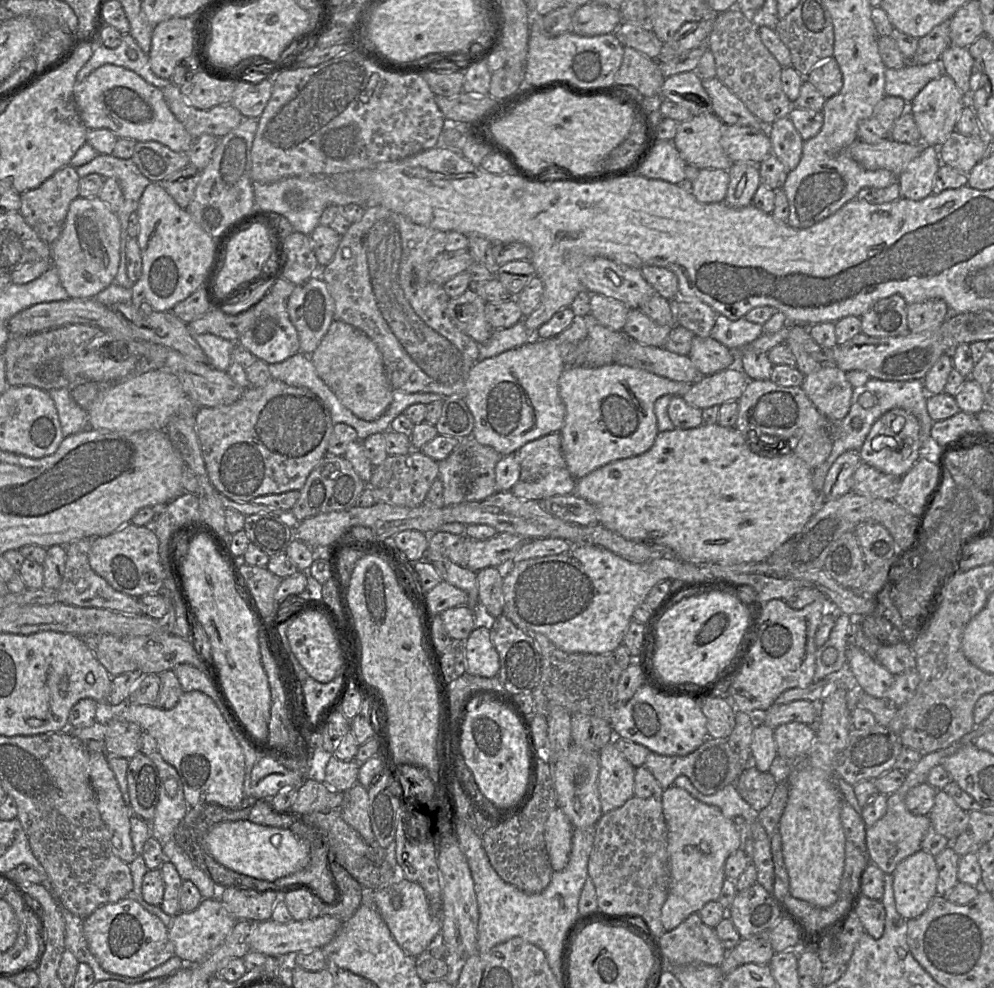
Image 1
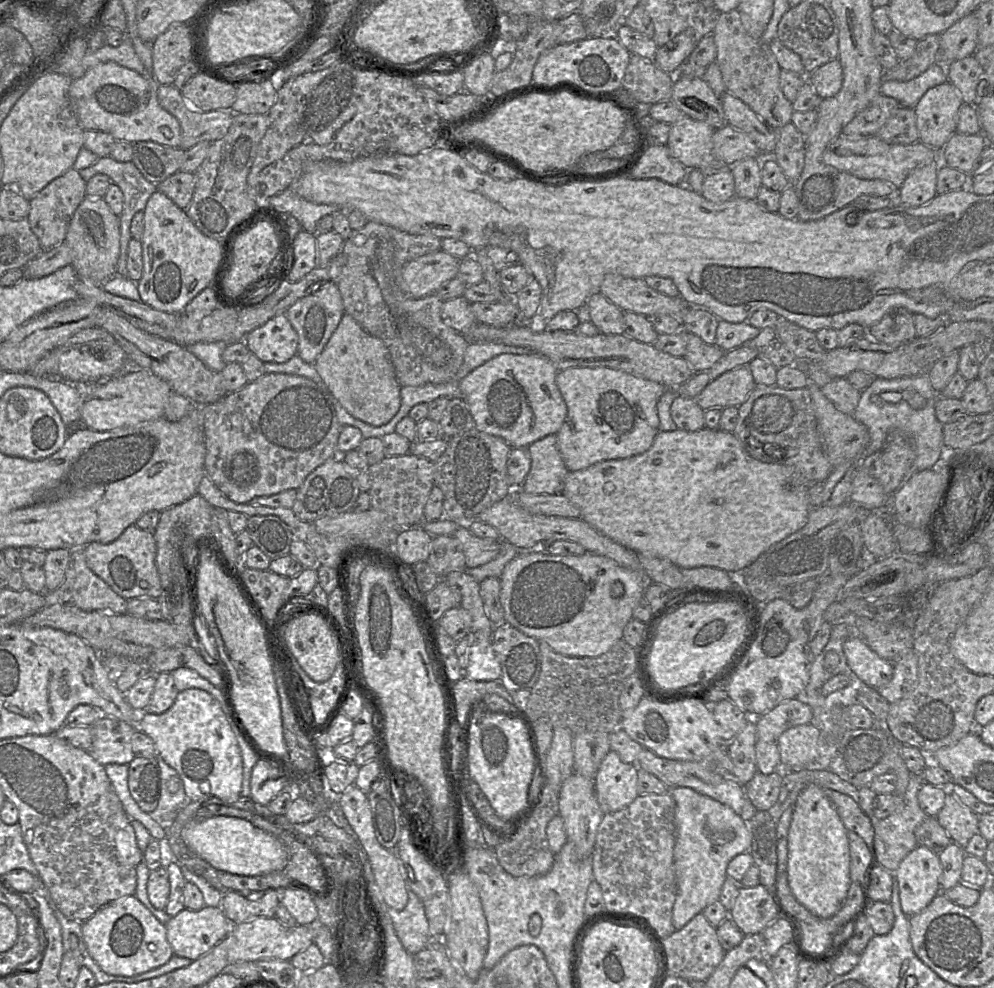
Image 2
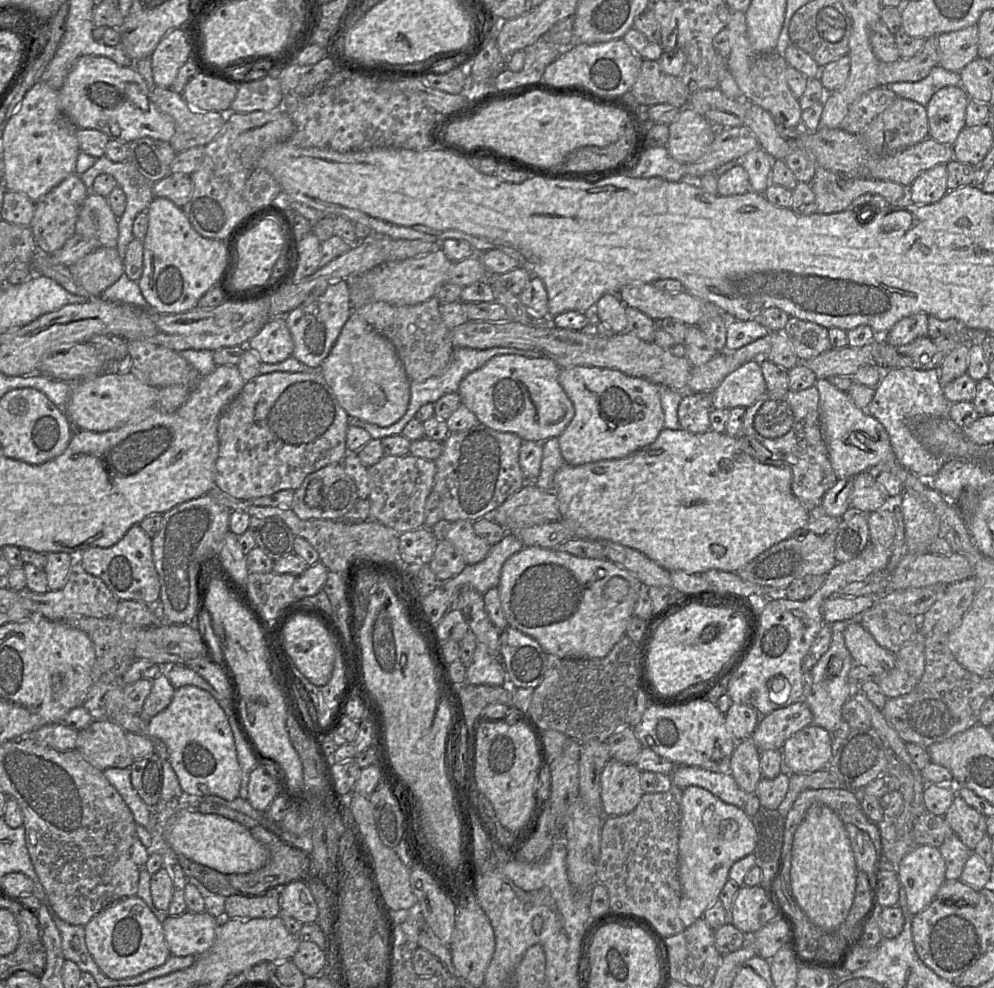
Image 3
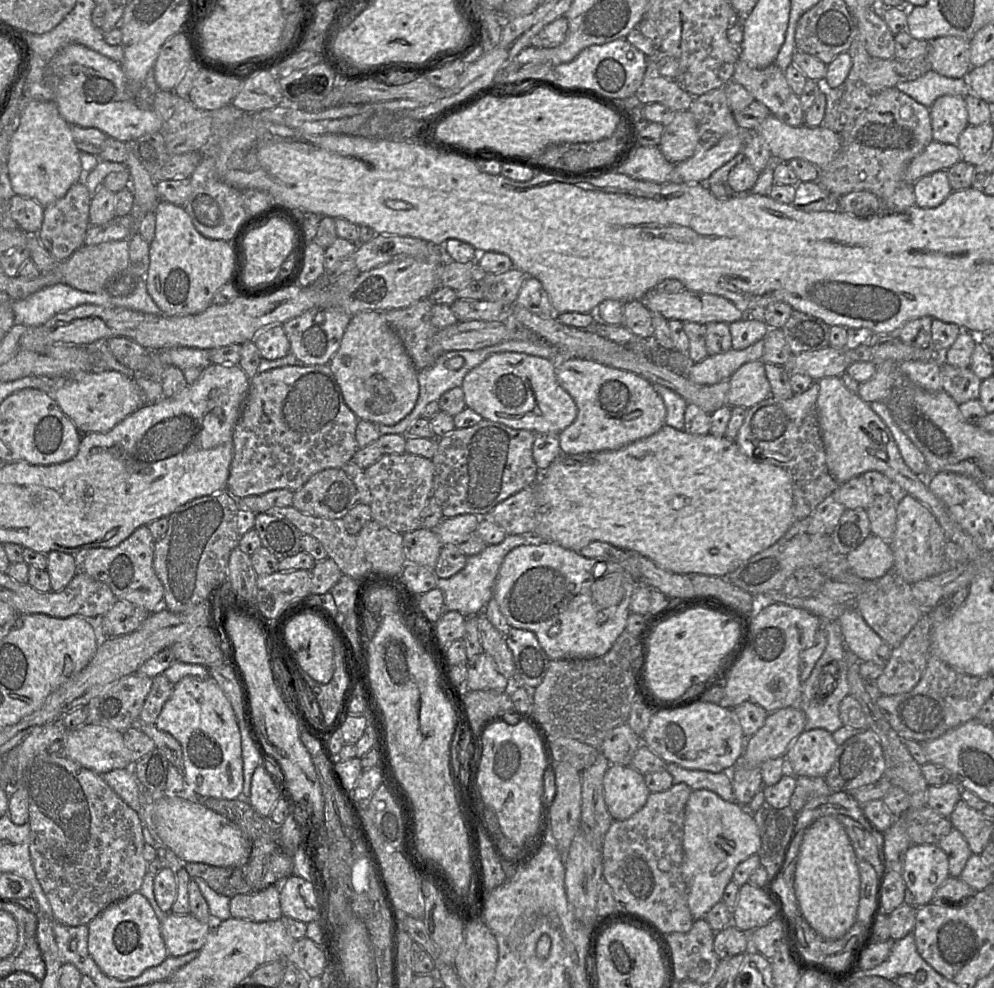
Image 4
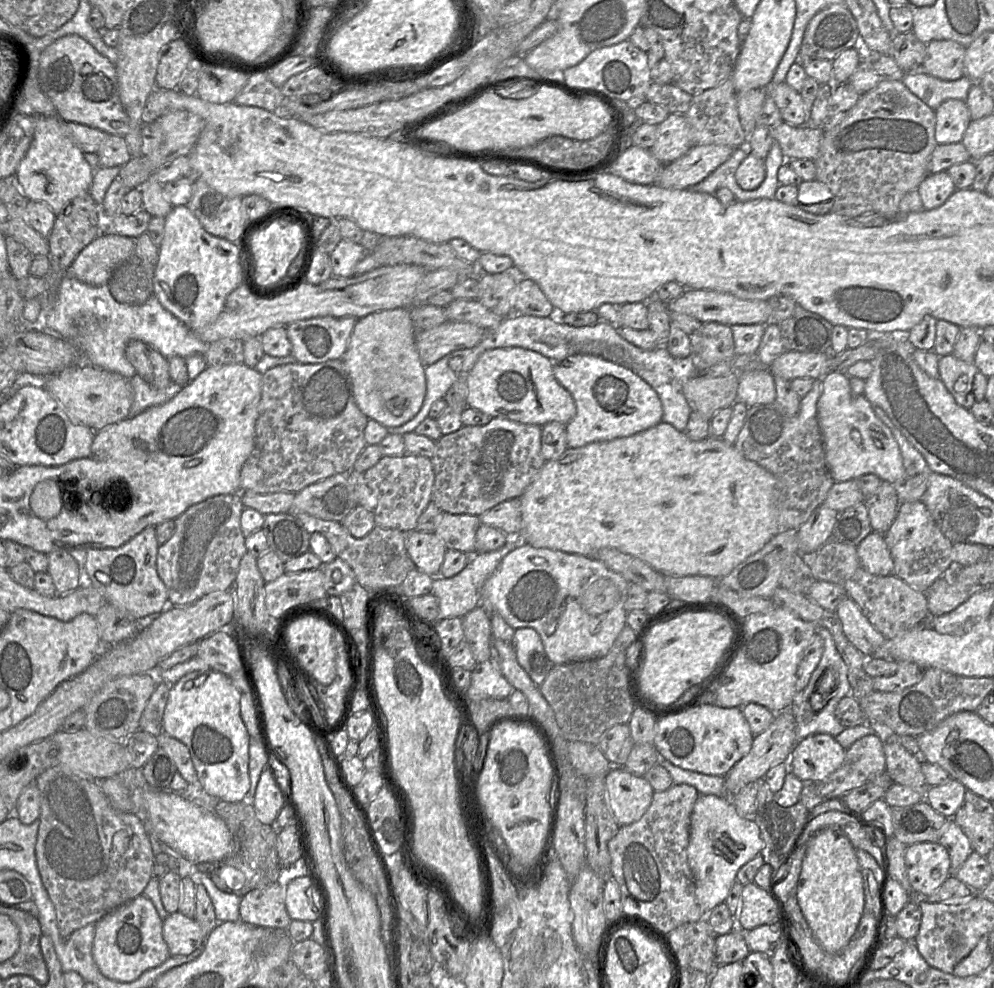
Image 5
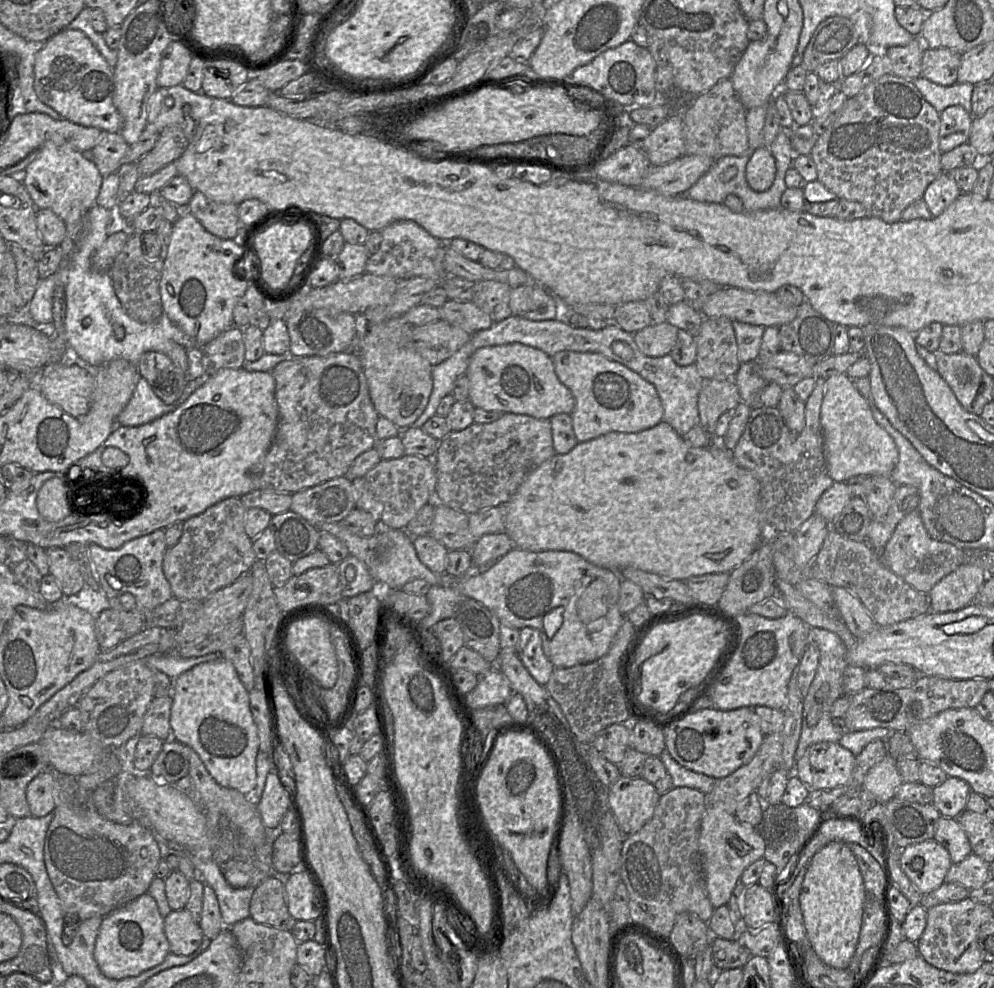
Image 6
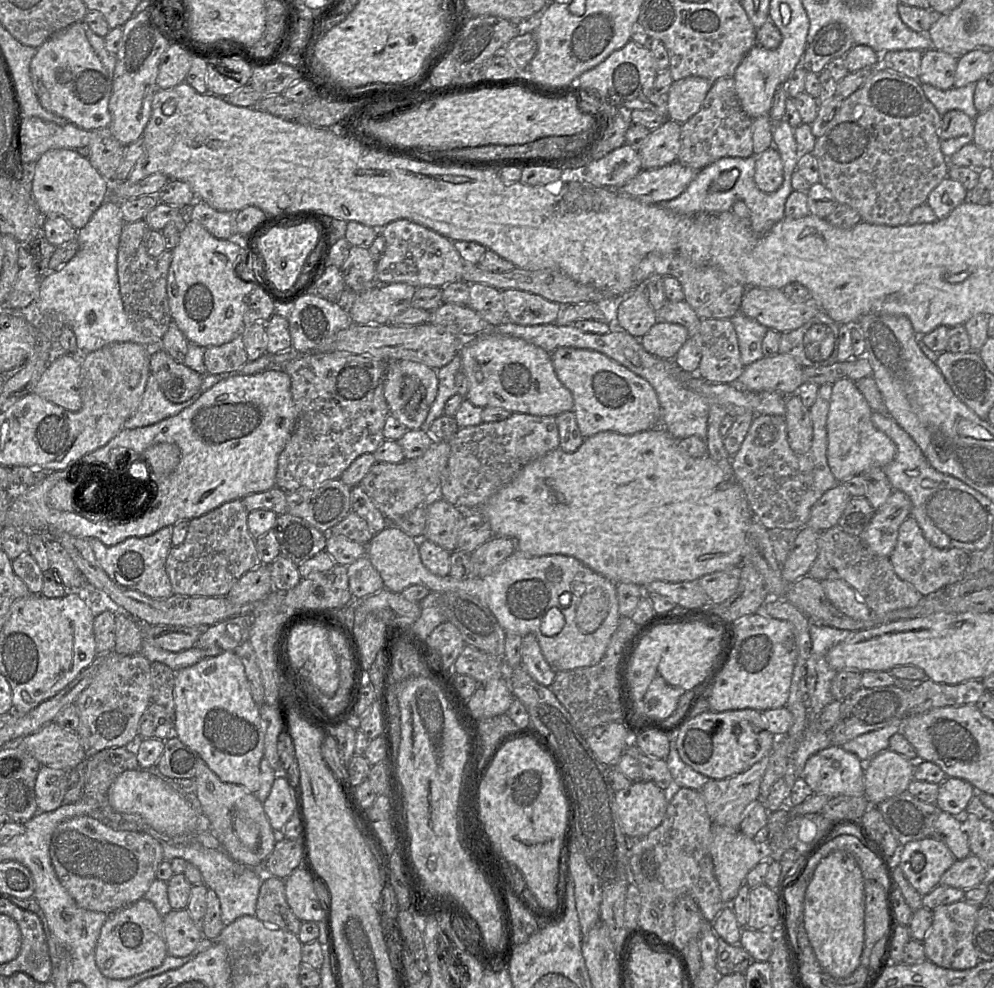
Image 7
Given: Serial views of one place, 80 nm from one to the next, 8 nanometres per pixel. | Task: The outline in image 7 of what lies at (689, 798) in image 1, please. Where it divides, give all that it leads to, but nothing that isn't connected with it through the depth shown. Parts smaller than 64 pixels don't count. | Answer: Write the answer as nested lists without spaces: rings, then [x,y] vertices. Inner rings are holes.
[[[712,822],[713,843],[711,854],[715,877],[718,881],[721,897],[725,905],[730,905],[740,887],[745,884],[748,872],[763,860],[771,859],[768,842],[756,841],[745,835],[739,828],[720,826]]]

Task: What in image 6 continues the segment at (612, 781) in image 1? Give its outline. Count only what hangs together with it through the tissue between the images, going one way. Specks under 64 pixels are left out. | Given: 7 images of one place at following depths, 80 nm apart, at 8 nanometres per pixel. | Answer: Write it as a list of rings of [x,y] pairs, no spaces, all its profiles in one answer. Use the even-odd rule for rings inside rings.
[[[621,776],[609,787],[609,809],[623,833],[632,835],[653,817],[660,796],[646,779]]]

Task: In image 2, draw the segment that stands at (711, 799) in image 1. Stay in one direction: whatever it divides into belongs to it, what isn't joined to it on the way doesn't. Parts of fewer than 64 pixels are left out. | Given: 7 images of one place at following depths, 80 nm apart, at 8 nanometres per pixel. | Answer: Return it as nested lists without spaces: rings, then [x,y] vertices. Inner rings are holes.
[[[685,776],[678,782],[677,786],[692,788],[729,806],[739,815],[747,799],[743,785],[736,779],[726,779],[719,784],[711,785],[696,776]]]

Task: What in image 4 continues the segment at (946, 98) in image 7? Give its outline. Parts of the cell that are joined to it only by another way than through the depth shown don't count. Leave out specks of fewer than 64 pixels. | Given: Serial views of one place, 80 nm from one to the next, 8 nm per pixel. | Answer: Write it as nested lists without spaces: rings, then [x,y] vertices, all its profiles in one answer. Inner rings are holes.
[[[931,69],[918,79],[898,83],[895,87],[928,108],[940,96],[965,96],[968,93],[966,77],[948,78]]]

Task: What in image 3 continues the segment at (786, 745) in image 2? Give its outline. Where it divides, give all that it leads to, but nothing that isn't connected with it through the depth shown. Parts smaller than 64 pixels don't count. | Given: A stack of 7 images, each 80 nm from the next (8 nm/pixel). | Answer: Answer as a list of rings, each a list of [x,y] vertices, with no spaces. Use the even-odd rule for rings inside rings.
[[[814,724],[794,733],[781,749],[784,762],[794,774],[812,773],[826,768],[834,751],[832,733]]]

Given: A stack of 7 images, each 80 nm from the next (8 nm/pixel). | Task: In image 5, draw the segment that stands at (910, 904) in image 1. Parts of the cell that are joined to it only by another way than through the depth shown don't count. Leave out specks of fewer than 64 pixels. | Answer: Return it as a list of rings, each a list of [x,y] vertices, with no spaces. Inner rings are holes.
[[[919,842],[907,846],[905,865],[909,882],[917,895],[927,898],[951,875],[951,860],[938,842]]]

